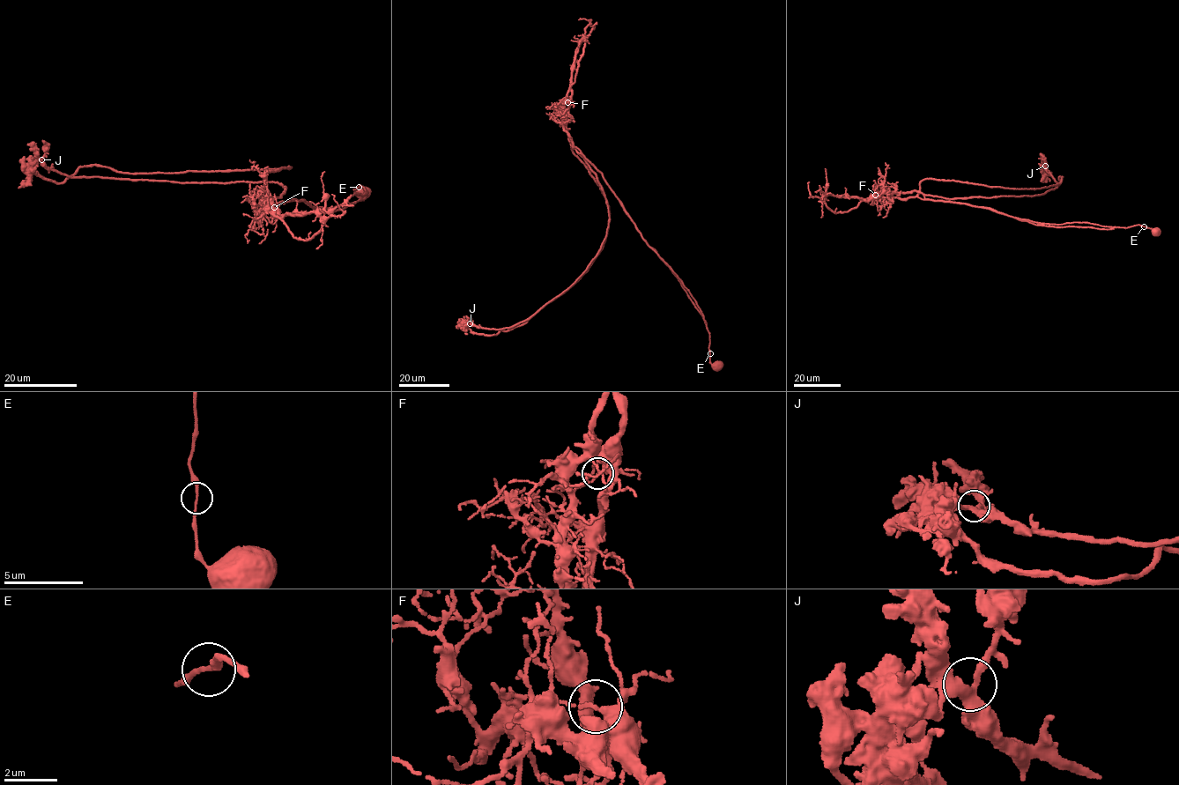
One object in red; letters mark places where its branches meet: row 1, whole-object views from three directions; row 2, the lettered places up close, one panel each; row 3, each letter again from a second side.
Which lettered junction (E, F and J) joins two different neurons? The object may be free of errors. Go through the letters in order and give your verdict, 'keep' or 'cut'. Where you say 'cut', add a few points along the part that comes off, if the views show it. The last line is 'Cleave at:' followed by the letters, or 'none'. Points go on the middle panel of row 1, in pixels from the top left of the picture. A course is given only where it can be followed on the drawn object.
E: keep
F: cut; foreign part runs (567, 101), (568, 139), (596, 174), (606, 200), (606, 236), (573, 284), (513, 326), (478, 328), (464, 315)
J: keep
Cleave at: F

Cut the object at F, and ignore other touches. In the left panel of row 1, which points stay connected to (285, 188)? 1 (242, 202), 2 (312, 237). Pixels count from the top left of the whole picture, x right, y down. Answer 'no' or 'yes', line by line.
1: no
2: no

